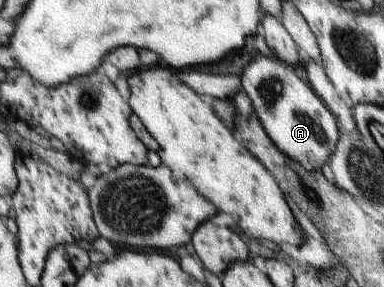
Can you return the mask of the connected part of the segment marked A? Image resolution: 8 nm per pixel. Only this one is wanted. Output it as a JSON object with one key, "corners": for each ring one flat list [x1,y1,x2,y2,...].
{"corners":[[261,53,256,54,243,69,243,87,262,118,270,140,286,156,292,160,296,158,310,172,322,170,324,162,329,163,341,131,316,89,302,82,293,66,285,65,273,57,267,58]]}

